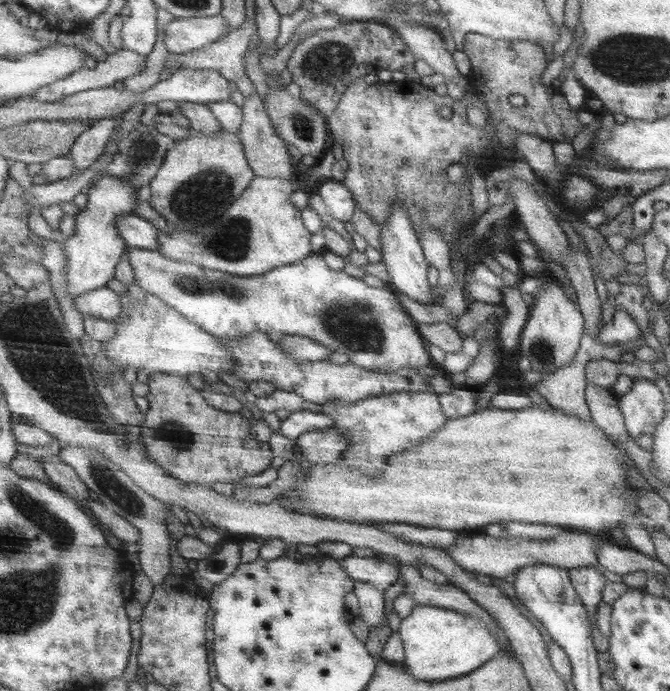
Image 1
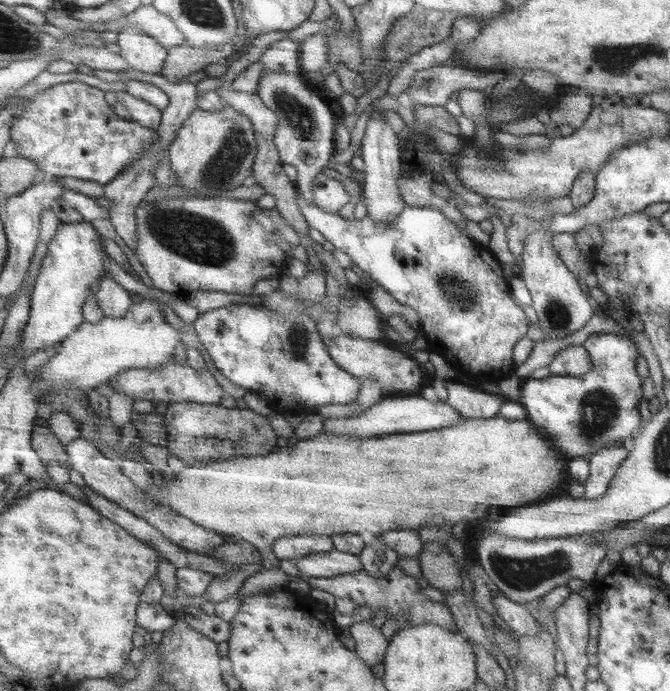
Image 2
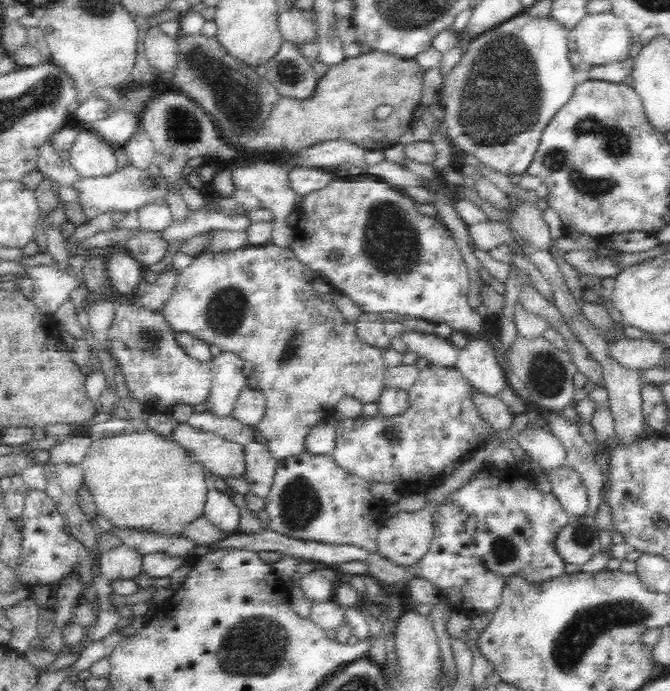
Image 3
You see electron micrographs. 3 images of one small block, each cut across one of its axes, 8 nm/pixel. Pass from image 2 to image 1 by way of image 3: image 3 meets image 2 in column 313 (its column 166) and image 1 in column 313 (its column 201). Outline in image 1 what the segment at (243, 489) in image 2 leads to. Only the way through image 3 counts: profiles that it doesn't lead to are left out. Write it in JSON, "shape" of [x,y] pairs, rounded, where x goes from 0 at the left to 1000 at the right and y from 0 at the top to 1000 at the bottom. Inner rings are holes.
{"shape":[[[800,586],[779,593],[730,589],[704,602],[667,608],[660,622],[624,643],[624,657],[621,645],[606,657],[588,657],[582,663],[585,671],[579,669],[567,689],[543,689],[537,680],[522,680],[516,664],[509,661],[503,670],[466,671],[457,696],[442,699],[422,718],[437,722],[448,742],[482,751],[545,760],[555,755],[606,755],[636,764],[690,767],[690,771],[701,764],[715,766],[752,753],[782,753],[782,757],[825,758],[843,767],[910,776],[915,764],[928,763],[934,748],[952,750],[955,729],[934,698],[934,667],[946,666],[887,611],[866,608],[833,590],[812,593]]]}

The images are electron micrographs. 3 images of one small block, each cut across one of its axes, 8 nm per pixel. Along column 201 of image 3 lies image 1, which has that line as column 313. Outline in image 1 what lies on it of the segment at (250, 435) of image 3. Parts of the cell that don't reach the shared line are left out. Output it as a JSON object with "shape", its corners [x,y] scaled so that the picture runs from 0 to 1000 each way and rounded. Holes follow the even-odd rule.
{"shape":[[[454,592],[433,599],[421,611],[419,625],[430,634],[445,637],[452,628],[466,624],[479,624],[490,618],[501,618],[501,605],[487,601],[487,598],[469,596],[469,593]]]}

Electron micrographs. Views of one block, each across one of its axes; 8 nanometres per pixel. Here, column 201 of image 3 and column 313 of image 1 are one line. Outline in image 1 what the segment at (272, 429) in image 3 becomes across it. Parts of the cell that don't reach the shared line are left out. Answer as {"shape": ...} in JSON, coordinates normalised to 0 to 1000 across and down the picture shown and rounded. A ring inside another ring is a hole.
{"shape":[[[196,362],[196,379],[204,407],[221,425],[239,428],[304,478],[328,491],[358,491],[367,485],[397,480],[407,486],[448,485],[487,498],[503,511],[522,517],[522,525],[546,535],[588,537],[604,533],[642,530],[646,522],[636,501],[639,496],[612,454],[600,443],[579,412],[570,417],[549,414],[519,394],[499,391],[490,384],[481,365],[467,366],[458,376],[439,384],[421,385],[390,399],[360,399],[316,391],[285,381],[264,379],[240,368],[237,362]]]}

